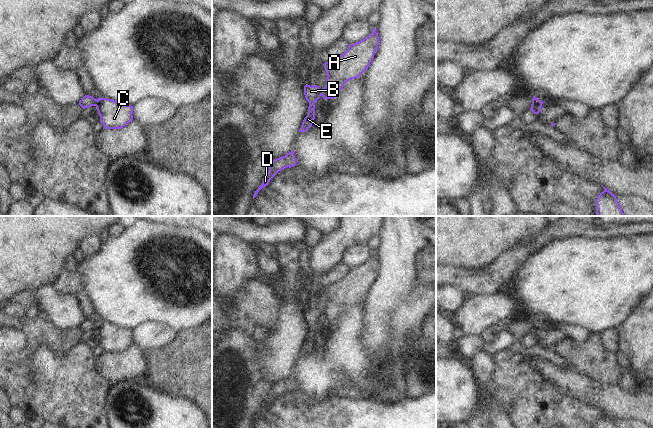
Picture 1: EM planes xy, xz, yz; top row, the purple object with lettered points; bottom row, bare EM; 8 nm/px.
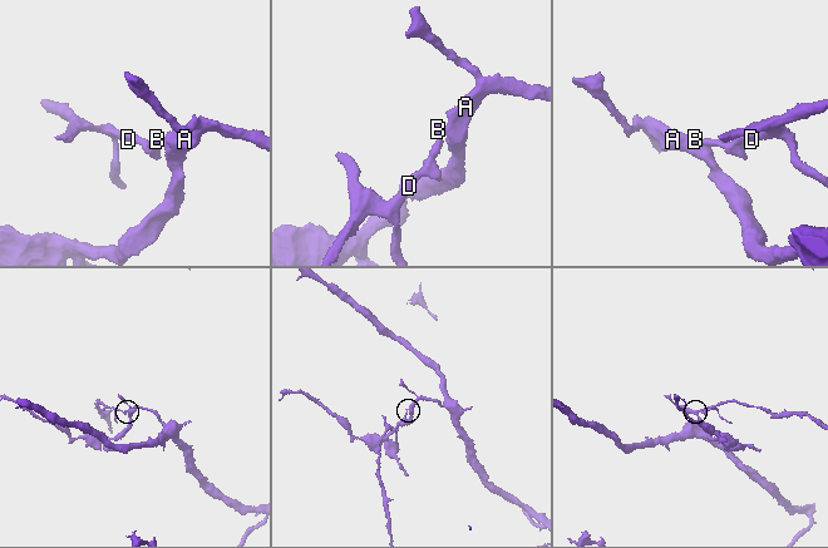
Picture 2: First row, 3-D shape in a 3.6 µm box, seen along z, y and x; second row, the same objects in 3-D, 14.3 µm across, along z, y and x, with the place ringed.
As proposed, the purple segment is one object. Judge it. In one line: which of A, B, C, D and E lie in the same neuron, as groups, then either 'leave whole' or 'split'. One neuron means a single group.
groups A C / B D E; split

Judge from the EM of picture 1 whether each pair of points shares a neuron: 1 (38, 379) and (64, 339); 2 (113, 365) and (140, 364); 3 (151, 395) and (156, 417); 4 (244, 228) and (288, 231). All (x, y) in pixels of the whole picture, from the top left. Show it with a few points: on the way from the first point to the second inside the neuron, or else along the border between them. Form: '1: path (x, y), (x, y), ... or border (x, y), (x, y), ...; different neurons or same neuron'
1: border (76, 344), (63, 354), (55, 355); different neurons
2: path (120, 365), (133, 364); same neuron
3: path (151, 400), (154, 412); same neuron
4: path (255, 231), (277, 231); same neuron

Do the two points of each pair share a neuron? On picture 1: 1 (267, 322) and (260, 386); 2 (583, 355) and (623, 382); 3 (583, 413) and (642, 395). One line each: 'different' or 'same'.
1: different
2: same
3: different

